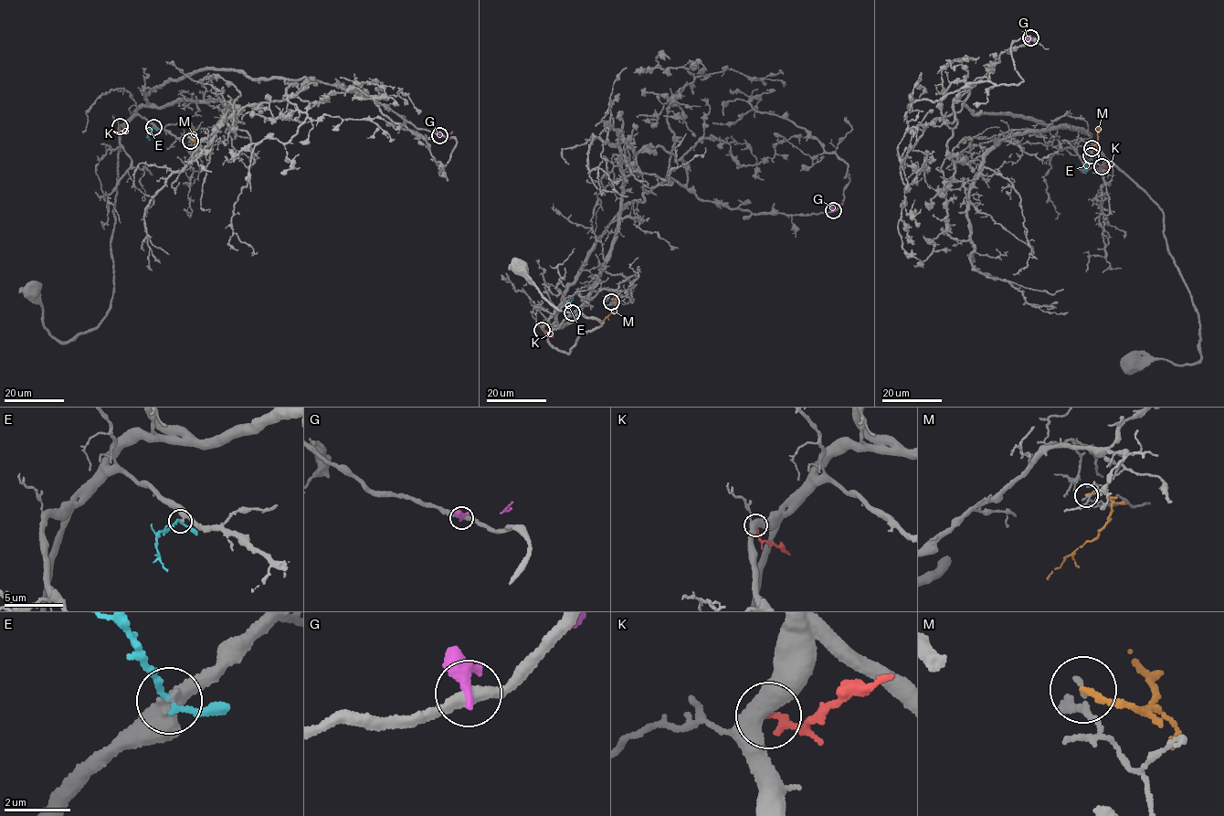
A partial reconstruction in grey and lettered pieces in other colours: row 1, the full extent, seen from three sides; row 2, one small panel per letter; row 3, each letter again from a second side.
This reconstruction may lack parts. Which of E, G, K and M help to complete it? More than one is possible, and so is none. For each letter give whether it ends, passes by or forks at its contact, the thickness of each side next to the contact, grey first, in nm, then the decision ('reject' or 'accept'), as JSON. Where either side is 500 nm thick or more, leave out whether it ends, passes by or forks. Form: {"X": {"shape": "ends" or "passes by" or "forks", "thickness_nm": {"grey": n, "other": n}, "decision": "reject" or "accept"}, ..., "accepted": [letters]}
{"E": {"shape": "passes by", "thickness_nm": {"grey": 320, "other": 150}, "decision": "accept"}, "G": {"shape": "ends", "thickness_nm": {"grey": 360, "other": 400}, "decision": "reject"}, "K": {"shape": "ends", "thickness_nm": {"grey": 420, "other": 220}, "decision": "reject"}, "M": {"shape": "ends", "thickness_nm": {"grey": 140, "other": 180}, "decision": "reject"}, "accepted": ["E"]}

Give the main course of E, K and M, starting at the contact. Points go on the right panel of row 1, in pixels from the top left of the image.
E: (1092, 155), (1085, 174)
K: (1102, 166), (1113, 164)
M: (1092, 148), (1097, 140), (1096, 128), (1100, 130)

